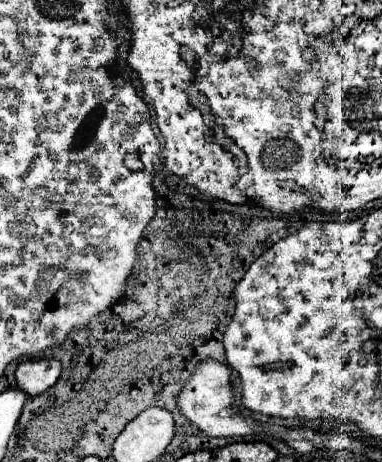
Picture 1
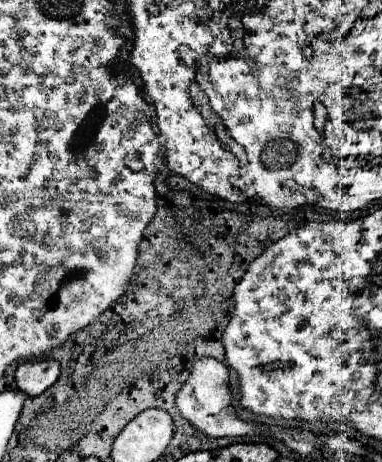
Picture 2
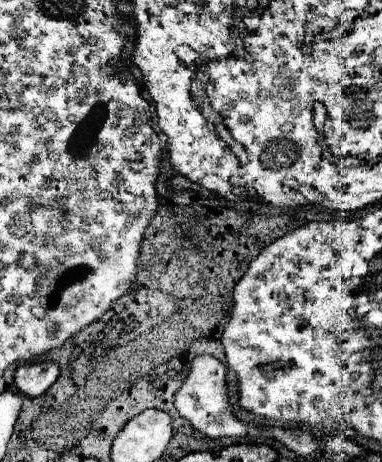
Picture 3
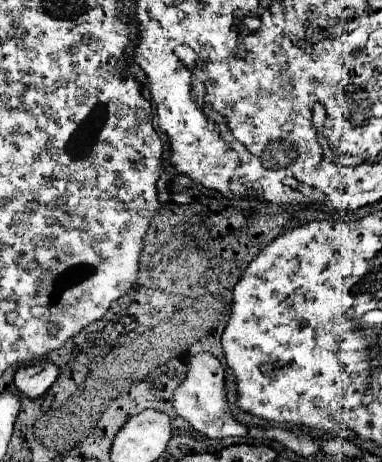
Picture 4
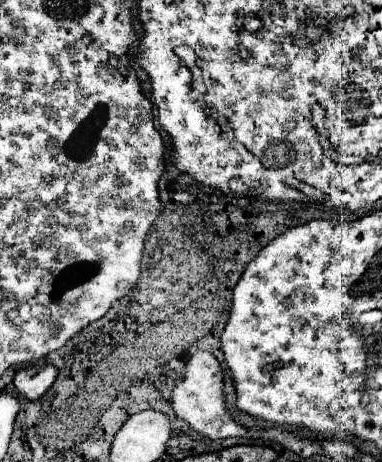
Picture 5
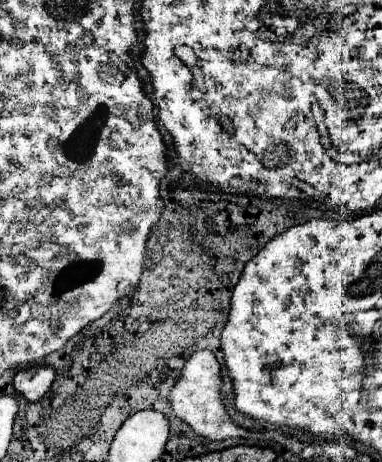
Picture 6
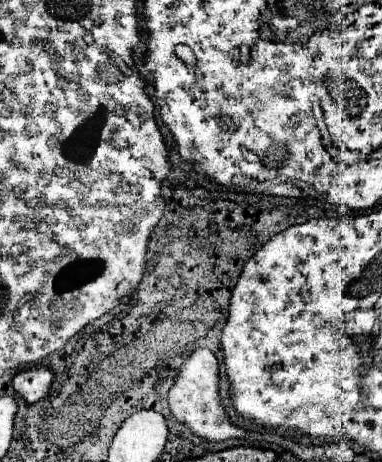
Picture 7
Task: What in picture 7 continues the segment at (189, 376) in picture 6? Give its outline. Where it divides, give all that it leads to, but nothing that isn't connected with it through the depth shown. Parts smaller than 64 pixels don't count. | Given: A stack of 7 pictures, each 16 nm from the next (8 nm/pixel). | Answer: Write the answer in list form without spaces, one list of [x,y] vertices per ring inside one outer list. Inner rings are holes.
[[[196,350],[180,368],[174,386],[168,392],[168,404],[174,418],[186,424],[200,438],[220,442],[228,438],[246,438],[246,430],[234,426],[220,402],[220,366],[210,350]]]

